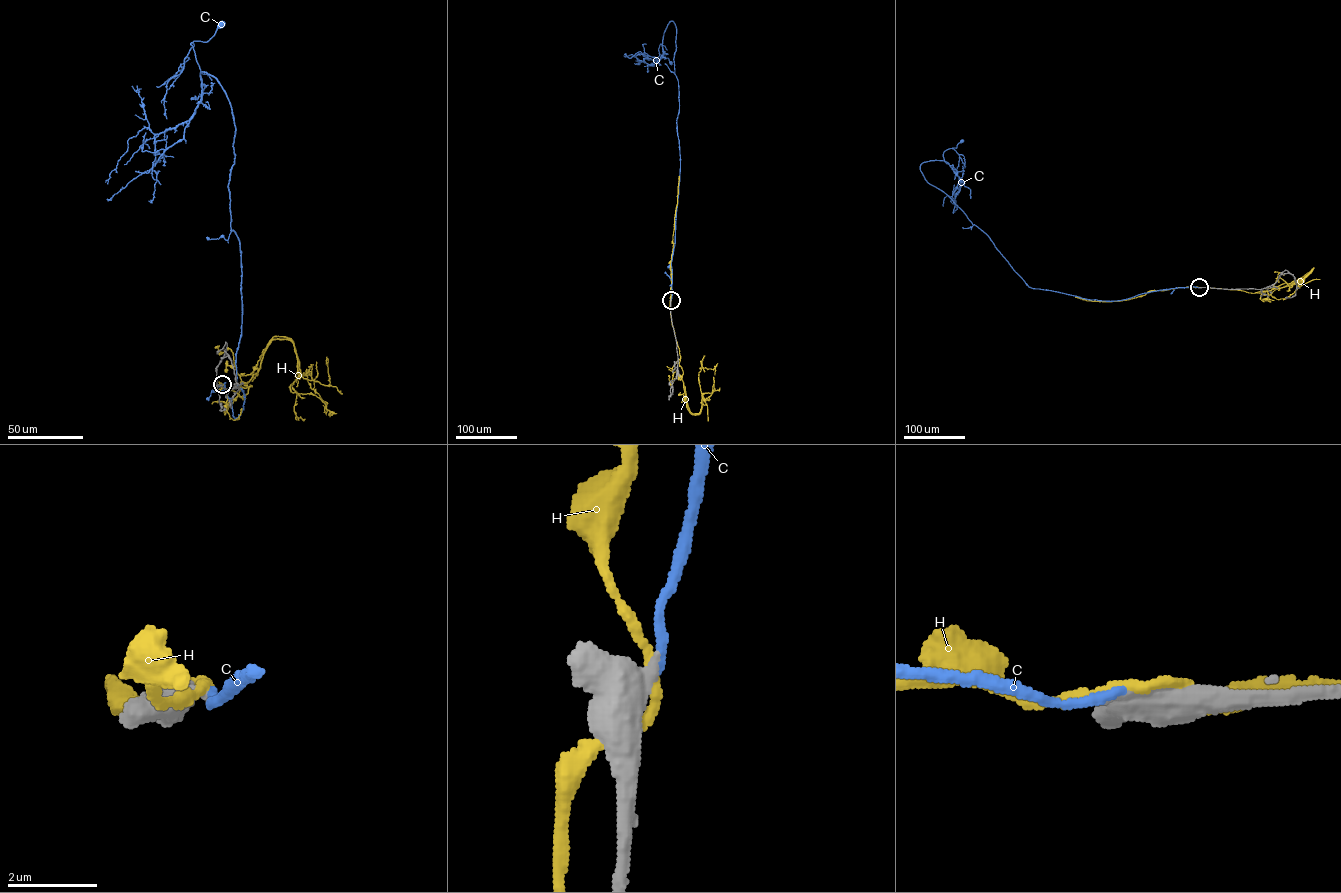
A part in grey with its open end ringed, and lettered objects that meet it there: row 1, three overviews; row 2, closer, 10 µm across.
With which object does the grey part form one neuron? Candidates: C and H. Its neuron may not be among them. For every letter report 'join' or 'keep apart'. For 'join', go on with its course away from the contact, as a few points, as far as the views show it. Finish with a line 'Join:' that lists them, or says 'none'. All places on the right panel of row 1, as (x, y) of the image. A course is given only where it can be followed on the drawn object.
C: join; it runs (1199, 287), (1108, 301), (1029, 287), (989, 237), (920, 170), (924, 162), (943, 160), (943, 152), (961, 141)
H: keep apart
Join: C

